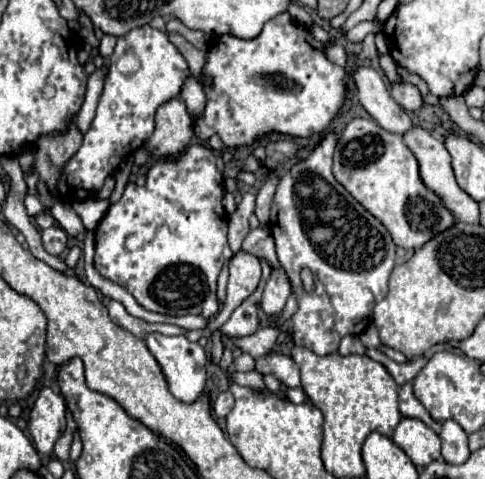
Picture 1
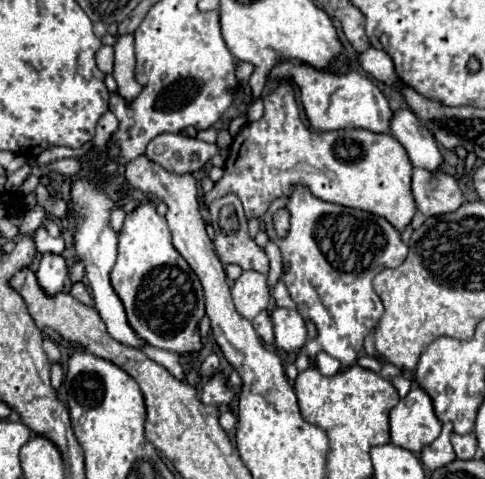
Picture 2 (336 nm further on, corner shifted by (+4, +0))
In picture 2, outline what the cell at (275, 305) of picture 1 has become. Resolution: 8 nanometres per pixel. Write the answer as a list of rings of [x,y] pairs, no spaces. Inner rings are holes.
[[[275,308],[271,312],[275,345],[285,352],[299,352],[307,342],[307,326],[299,312],[287,308]]]

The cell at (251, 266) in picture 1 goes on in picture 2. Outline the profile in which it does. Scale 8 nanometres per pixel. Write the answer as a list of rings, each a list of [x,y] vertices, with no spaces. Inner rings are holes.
[[[253,270],[243,272],[231,292],[235,310],[247,320],[253,320],[261,310],[265,310],[271,298],[271,290],[267,286],[265,276]]]

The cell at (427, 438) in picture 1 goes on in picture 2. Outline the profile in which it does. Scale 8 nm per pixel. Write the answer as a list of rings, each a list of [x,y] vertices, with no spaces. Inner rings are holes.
[[[413,386],[391,410],[391,442],[411,452],[421,452],[421,448],[431,444],[439,434],[441,422],[435,416],[429,394]]]

